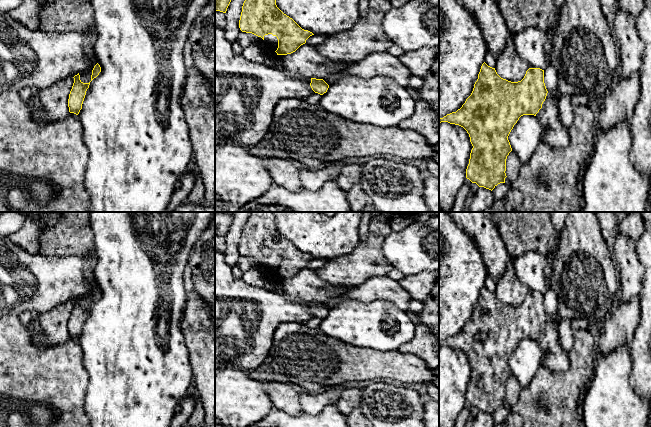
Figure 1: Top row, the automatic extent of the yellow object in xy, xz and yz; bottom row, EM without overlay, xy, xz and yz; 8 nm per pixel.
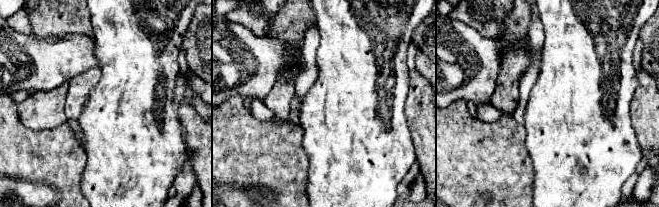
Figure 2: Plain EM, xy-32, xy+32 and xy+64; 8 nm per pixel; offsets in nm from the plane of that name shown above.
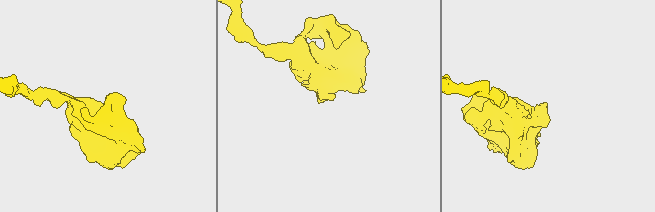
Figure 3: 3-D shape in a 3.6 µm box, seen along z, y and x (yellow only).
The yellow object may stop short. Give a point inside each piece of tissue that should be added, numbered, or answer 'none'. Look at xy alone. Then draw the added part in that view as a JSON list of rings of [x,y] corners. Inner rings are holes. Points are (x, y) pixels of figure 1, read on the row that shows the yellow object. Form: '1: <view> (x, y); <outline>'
none

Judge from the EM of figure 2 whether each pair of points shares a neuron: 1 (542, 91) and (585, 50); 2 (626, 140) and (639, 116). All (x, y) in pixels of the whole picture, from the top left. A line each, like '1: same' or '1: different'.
1: same
2: different

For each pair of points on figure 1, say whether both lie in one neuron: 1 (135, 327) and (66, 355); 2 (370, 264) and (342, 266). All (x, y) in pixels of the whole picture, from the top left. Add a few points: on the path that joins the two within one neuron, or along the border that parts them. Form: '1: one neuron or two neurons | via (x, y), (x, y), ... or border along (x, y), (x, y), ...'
1: two neurons | border along (78, 343), (82, 351), (82, 365), (87, 372)
2: one neuron | via (363, 264), (349, 266)

